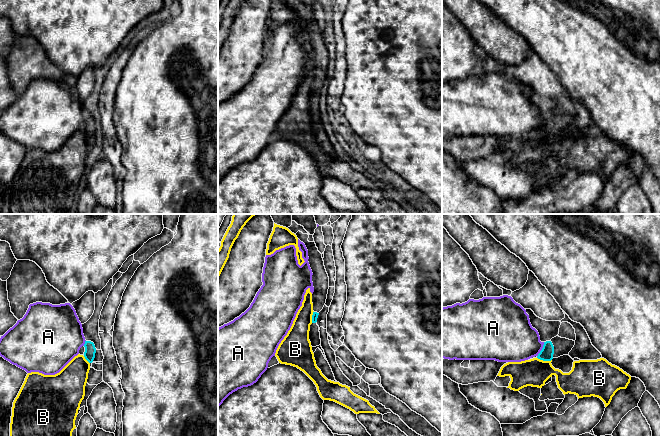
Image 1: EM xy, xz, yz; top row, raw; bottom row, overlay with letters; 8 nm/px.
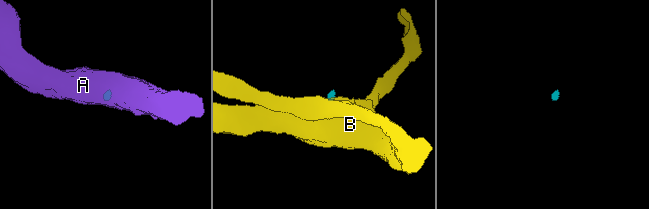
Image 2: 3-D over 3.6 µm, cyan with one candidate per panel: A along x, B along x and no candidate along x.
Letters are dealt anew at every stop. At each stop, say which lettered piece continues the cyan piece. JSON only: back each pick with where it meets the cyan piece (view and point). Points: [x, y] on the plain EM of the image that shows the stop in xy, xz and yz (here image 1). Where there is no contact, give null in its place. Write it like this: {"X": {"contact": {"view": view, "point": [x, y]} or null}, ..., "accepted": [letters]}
{"accepted": []}

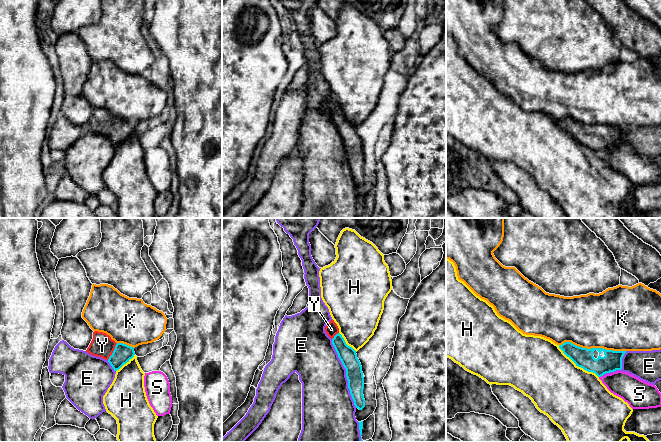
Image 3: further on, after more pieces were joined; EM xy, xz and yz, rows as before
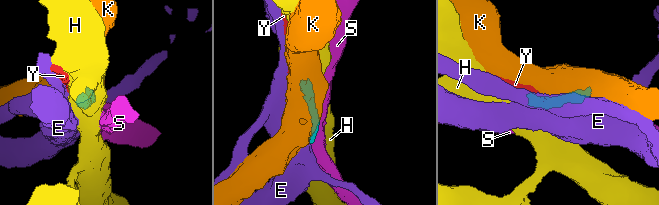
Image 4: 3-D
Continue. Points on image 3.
{"Y": {"contact": {"view": "xy", "point": [113, 127]}}, "accepted": ["Y"]}

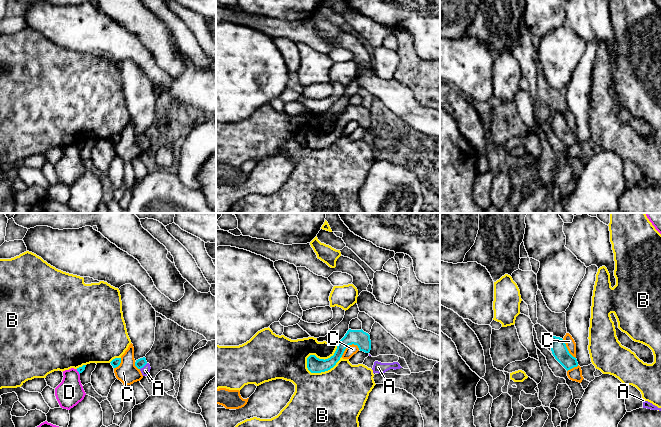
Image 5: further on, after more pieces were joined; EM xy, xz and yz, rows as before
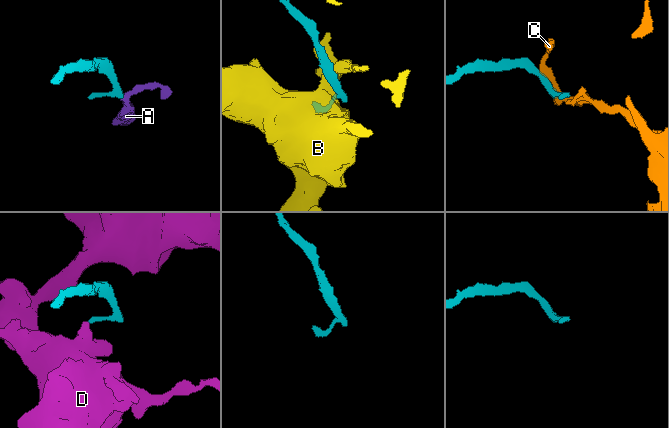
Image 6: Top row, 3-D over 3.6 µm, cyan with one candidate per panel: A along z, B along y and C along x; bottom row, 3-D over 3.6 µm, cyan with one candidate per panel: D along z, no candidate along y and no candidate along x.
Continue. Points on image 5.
{"A": {"contact": {"view": "xy", "point": [143, 142]}}, "accepted": ["A"]}

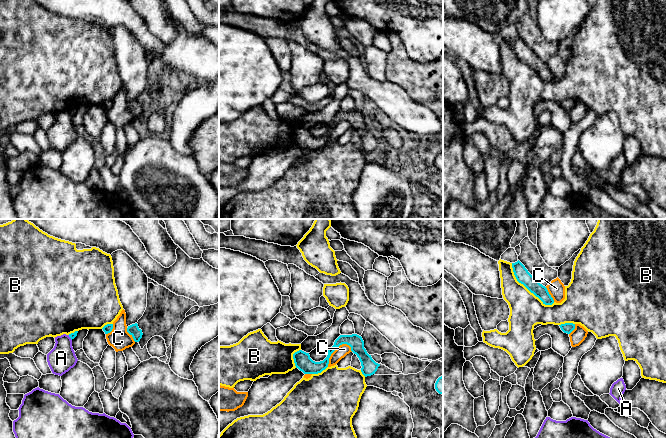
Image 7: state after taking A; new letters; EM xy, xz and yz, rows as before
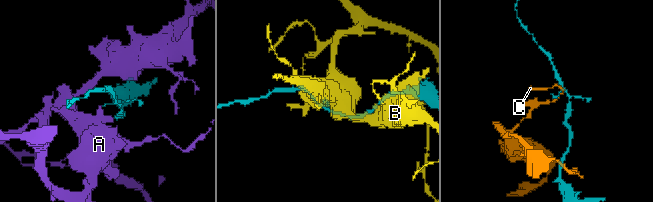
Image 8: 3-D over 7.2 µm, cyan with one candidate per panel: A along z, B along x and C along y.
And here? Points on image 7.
{"accepted": []}

